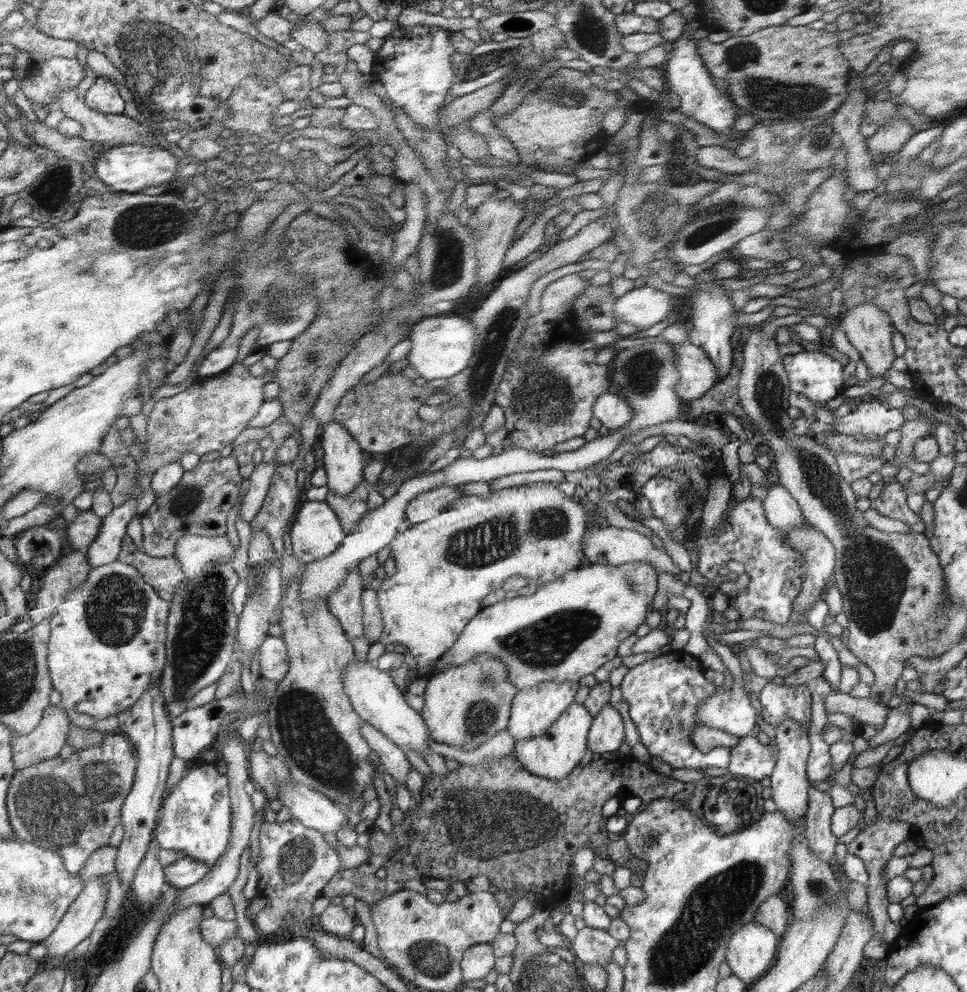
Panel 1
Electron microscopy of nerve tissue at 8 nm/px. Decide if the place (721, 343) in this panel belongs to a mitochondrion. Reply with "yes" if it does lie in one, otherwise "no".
no

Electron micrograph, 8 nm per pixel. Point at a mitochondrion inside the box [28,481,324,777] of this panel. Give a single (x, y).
(202, 627)

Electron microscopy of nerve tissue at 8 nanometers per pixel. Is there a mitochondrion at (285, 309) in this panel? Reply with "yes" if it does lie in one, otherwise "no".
yes

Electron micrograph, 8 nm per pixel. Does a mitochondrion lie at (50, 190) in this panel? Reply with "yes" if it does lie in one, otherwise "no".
yes

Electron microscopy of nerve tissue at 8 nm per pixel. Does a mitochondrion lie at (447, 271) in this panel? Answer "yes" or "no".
yes

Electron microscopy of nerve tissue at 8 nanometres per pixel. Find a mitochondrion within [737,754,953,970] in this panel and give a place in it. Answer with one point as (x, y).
(816, 886)

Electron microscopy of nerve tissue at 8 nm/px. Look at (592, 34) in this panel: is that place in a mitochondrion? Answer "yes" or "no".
yes

